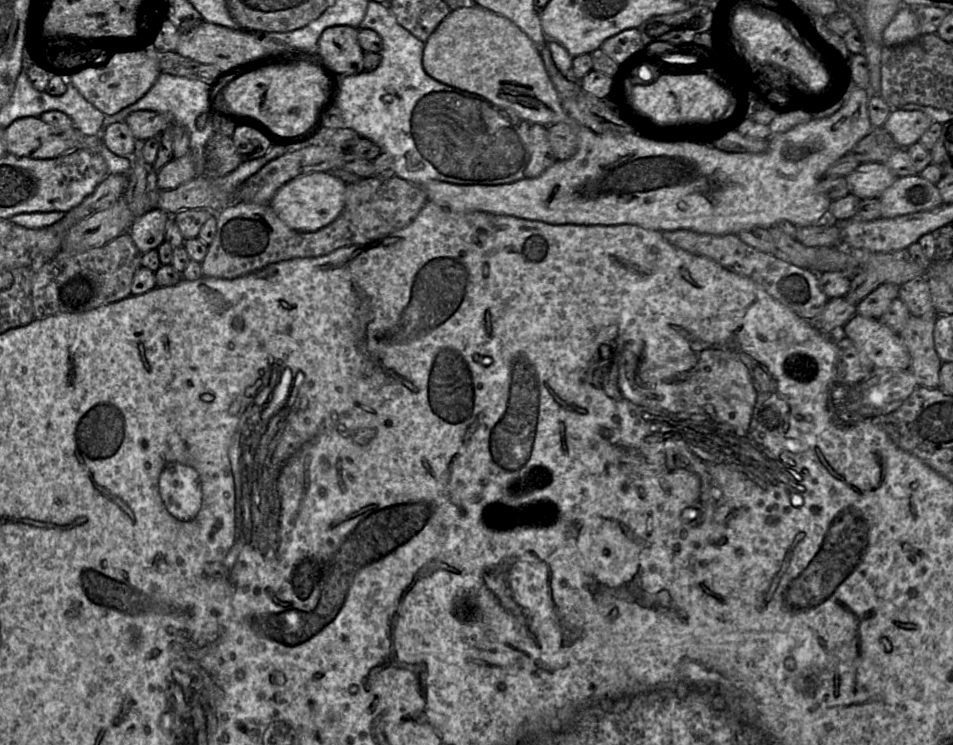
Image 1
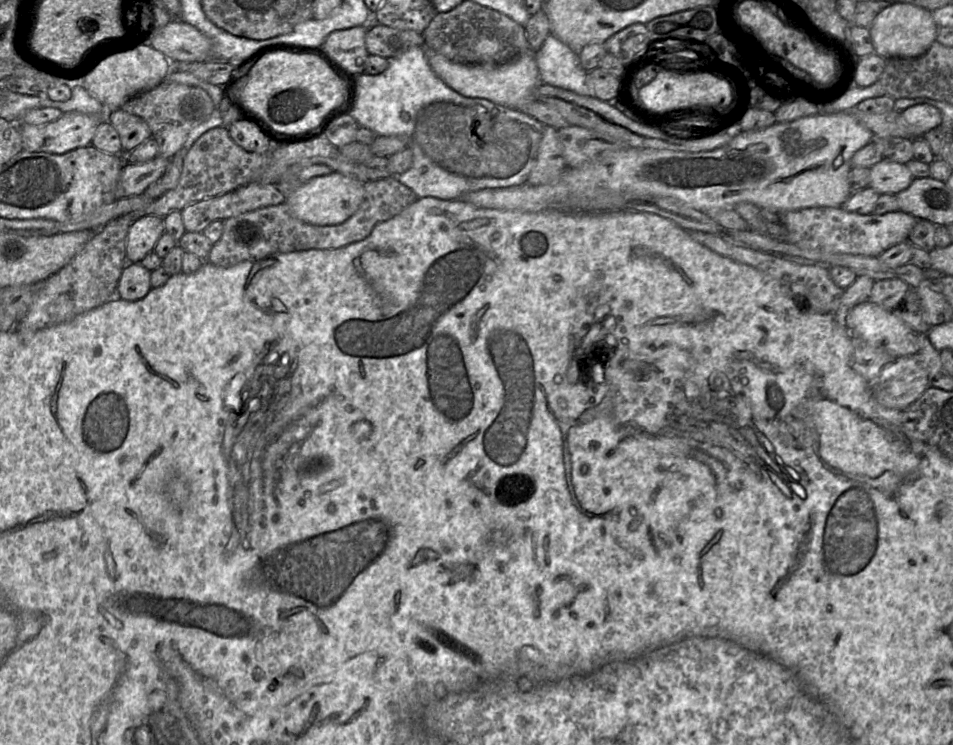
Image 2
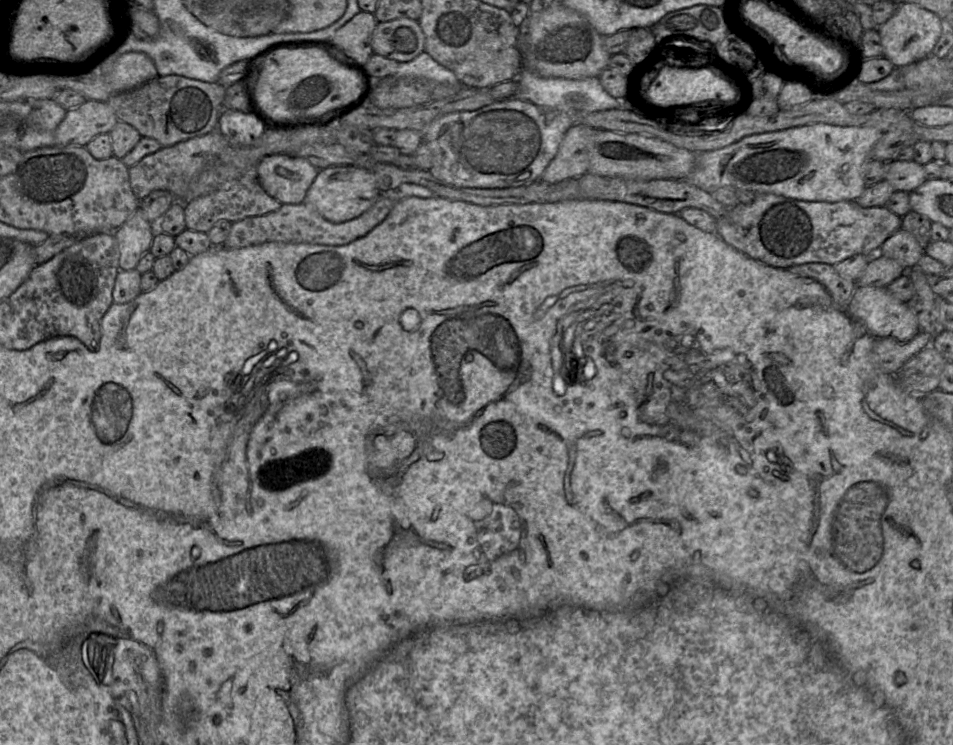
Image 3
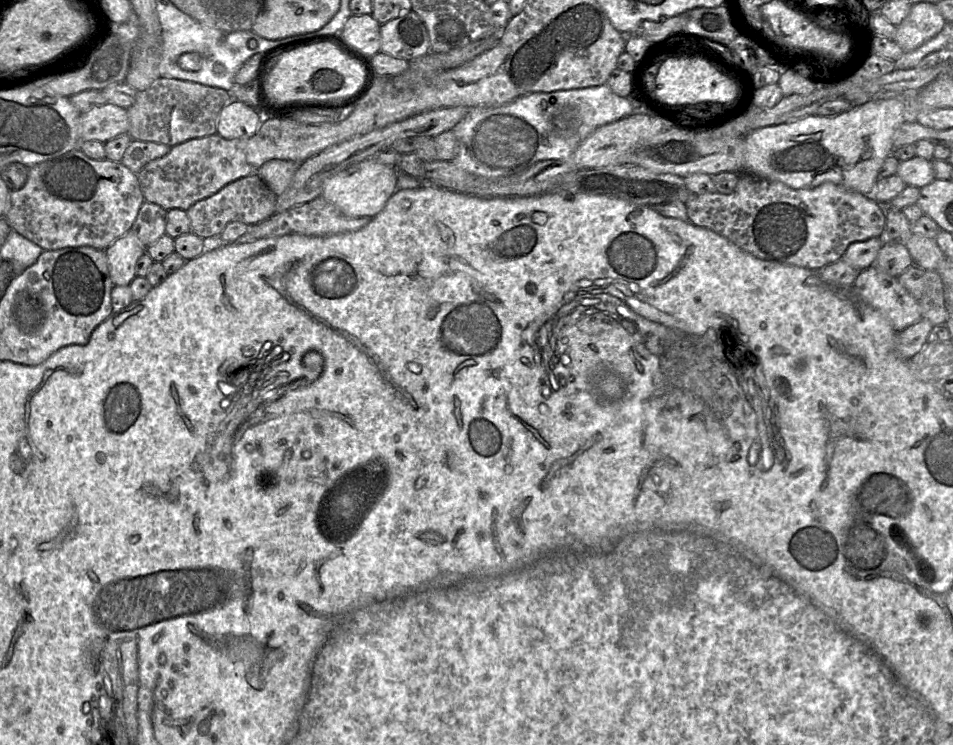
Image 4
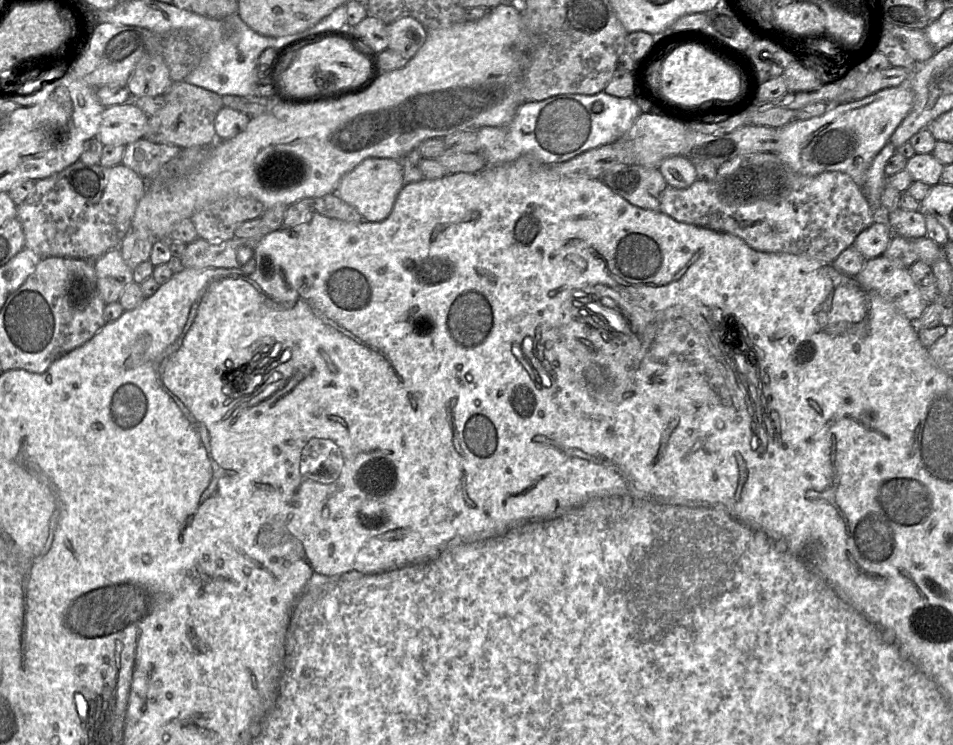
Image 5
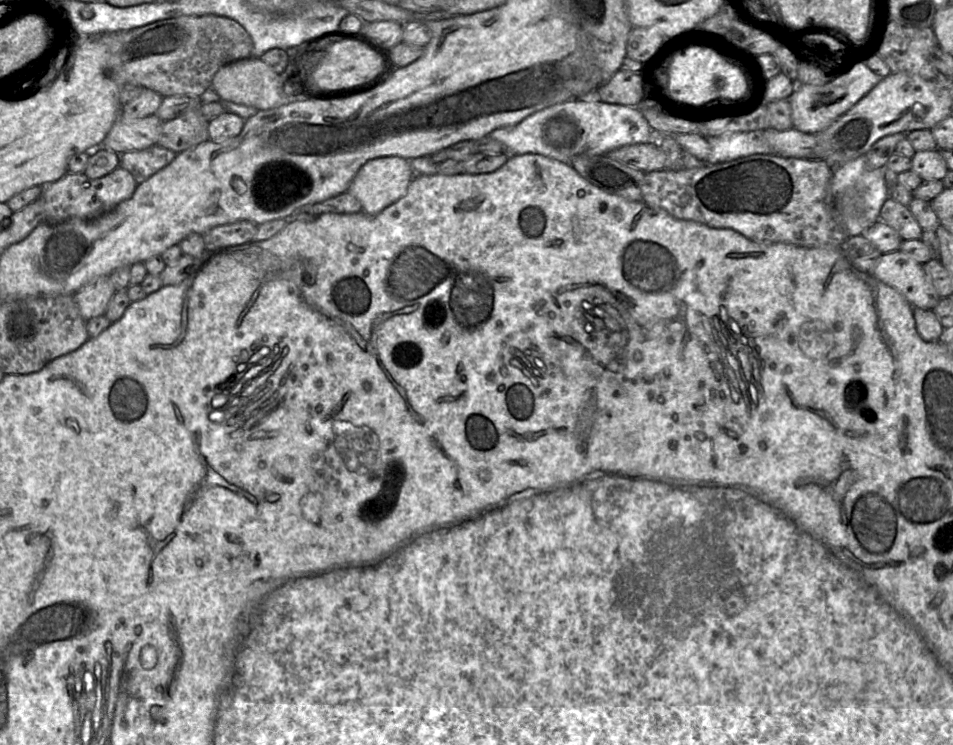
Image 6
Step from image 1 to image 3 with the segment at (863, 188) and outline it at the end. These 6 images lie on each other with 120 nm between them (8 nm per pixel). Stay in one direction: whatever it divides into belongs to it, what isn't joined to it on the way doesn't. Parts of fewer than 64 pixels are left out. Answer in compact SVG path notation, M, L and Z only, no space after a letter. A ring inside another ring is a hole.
M891 160L887 162L886 181L896 191L911 192L927 181L923 165L912 161Z

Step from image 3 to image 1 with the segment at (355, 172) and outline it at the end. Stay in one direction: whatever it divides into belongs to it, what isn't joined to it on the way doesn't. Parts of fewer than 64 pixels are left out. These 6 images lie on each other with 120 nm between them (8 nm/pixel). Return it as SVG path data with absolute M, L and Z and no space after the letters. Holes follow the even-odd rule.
M312 172L284 184L269 204L276 215L290 228L314 232L332 223L345 205L346 184L330 172Z

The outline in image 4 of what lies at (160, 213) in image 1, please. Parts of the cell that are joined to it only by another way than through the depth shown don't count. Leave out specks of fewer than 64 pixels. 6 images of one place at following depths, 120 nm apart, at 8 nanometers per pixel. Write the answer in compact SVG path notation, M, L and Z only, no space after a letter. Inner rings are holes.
M130 230L105 250L114 286L126 286L131 283L136 276L137 260L146 250L145 245Z

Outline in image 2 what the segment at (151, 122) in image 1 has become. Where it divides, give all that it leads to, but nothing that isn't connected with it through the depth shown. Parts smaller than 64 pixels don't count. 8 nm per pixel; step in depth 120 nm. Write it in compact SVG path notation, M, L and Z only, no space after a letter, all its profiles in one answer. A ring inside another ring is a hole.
M122 109L108 111L107 121L119 134L122 155L129 153L151 137L151 131L142 118L125 112Z

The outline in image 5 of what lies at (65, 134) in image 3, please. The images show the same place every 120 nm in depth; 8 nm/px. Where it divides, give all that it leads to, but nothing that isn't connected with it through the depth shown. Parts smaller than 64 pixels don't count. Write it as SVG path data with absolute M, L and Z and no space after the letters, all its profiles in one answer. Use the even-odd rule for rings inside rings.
M133 101L105 107L97 138L106 145L128 145L144 138L149 116Z

